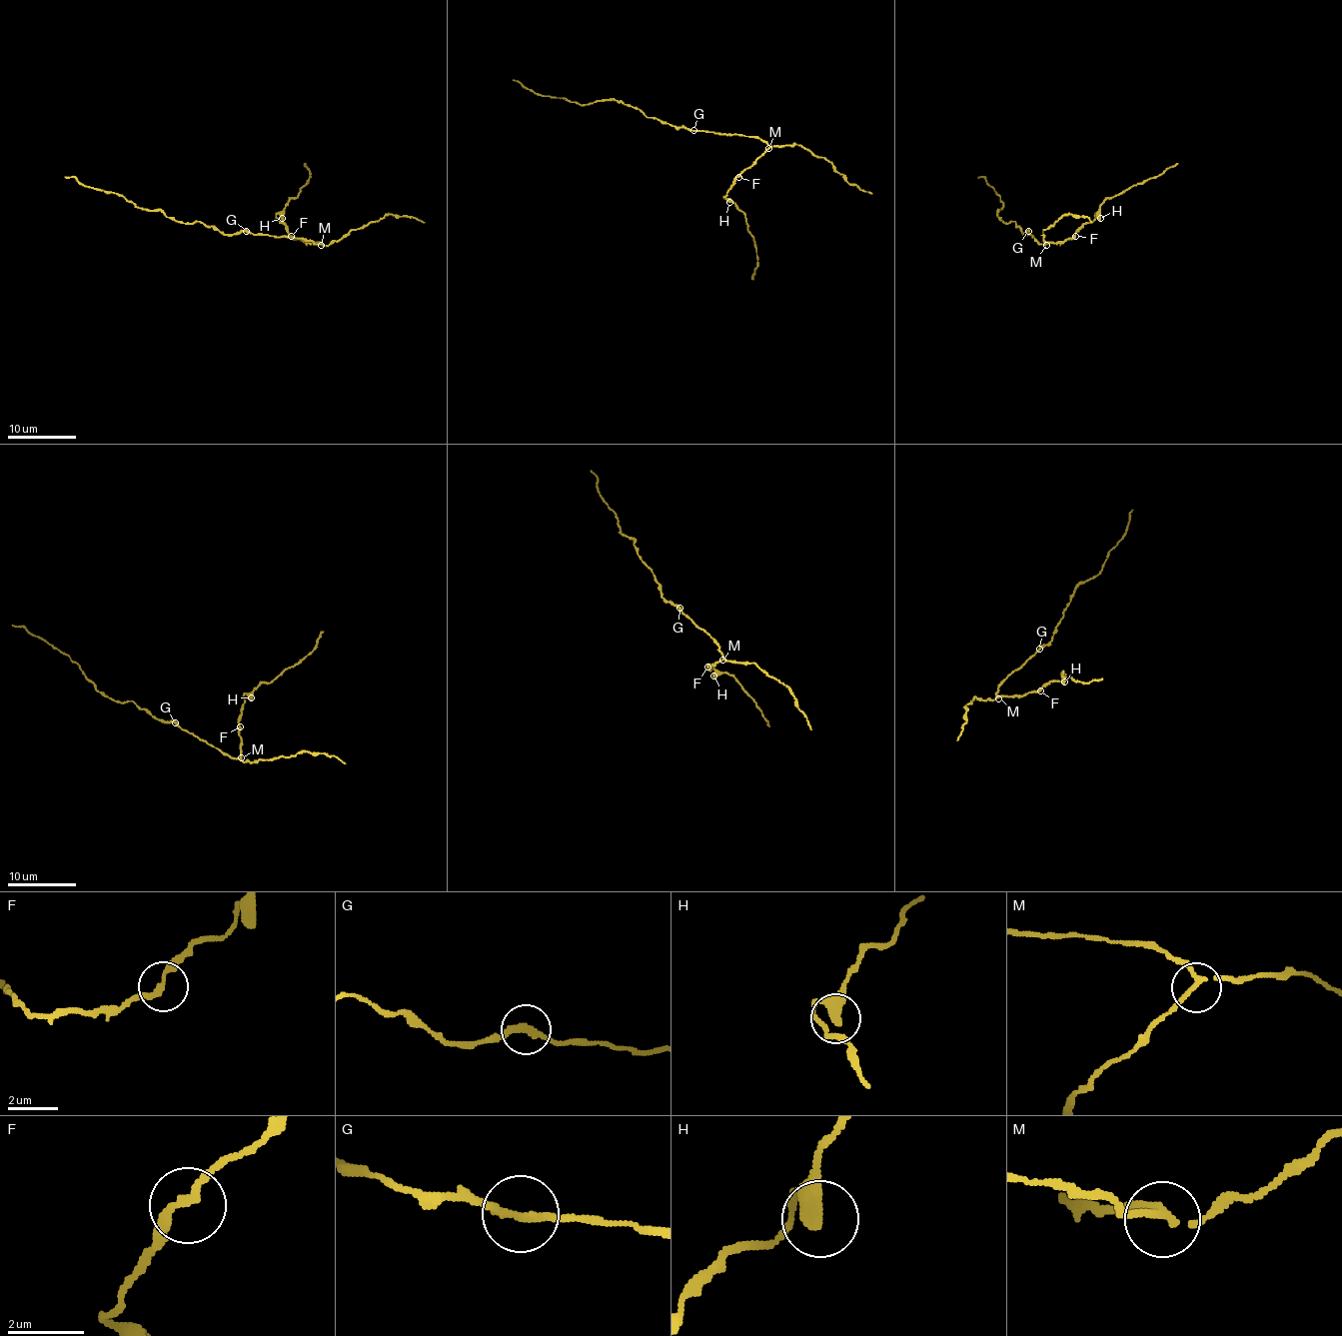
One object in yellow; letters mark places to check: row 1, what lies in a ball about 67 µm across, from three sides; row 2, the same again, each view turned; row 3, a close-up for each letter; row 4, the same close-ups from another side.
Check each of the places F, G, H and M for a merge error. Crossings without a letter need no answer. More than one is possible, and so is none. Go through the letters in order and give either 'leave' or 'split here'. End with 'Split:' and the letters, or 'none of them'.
F: leave
G: leave
H: leave
M: leave
Split: none of them

